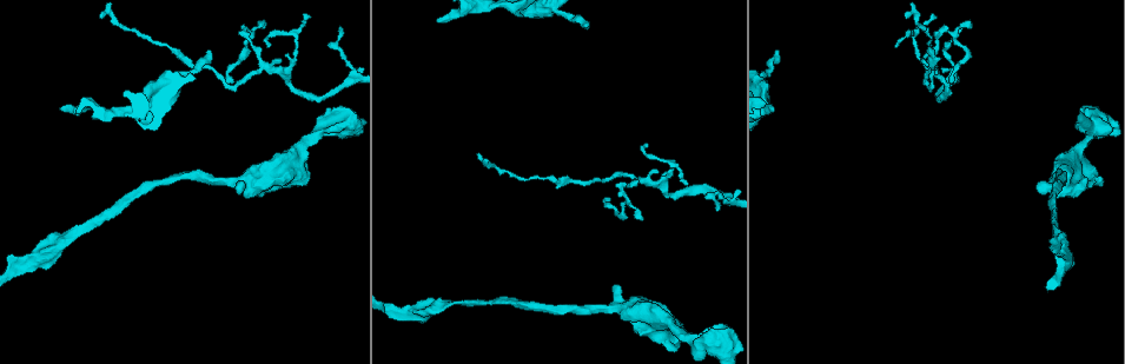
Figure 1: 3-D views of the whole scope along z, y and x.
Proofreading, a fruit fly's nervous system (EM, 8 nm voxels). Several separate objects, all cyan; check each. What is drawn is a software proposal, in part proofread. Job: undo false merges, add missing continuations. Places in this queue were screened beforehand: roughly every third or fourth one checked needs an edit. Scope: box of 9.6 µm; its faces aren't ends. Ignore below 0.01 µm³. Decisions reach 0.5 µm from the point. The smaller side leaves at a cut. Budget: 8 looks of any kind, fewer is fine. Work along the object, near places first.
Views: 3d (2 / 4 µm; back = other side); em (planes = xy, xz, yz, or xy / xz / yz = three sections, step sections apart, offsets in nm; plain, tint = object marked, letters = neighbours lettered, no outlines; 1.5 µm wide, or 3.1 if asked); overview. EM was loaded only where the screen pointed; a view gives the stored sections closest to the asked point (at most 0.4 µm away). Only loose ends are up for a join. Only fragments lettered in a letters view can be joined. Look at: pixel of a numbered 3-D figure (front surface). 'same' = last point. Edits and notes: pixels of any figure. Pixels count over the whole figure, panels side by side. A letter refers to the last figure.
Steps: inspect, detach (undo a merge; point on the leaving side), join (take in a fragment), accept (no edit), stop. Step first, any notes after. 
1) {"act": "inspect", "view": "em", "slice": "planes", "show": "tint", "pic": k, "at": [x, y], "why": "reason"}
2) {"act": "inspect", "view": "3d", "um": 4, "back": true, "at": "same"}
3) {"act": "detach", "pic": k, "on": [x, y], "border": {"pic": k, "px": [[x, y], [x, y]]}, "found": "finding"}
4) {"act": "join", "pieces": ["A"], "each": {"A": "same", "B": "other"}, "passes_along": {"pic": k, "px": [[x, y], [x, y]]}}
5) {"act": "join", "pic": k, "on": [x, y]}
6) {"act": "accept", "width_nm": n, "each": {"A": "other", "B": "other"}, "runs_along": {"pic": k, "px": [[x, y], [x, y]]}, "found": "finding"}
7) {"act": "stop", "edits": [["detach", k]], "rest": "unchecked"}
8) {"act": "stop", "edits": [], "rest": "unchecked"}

{"act": "inspect", "view": "3d", "um": 2, "back": true, "pic": 1, "at": [208, 51], "why": "tapers out"}

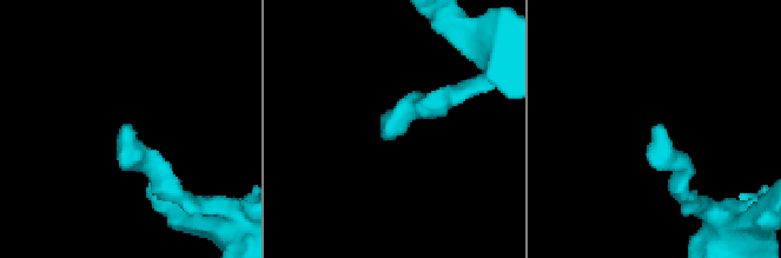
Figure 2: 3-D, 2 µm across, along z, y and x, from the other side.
{"act": "inspect", "view": "em", "slice": "planes", "show": "tint", "pic": 2, "at": [388, 126], "why": "shape alone is not enough"}

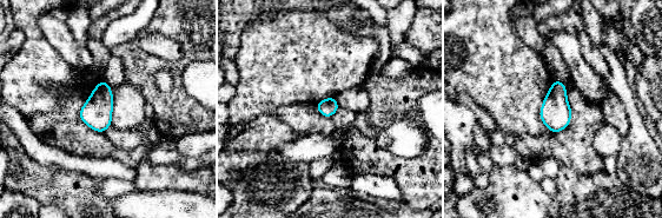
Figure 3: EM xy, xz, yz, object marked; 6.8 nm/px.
{"act": "inspect", "view": "em", "slice": "planes", "show": "letters", "at": "same", "why": "see the neighbours"}

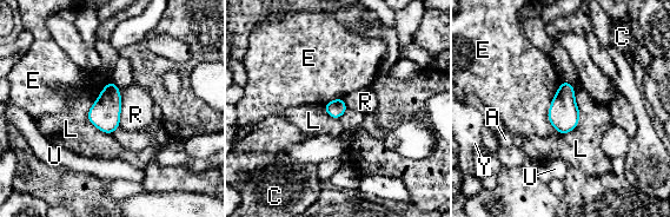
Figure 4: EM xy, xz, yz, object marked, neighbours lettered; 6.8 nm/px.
{"act": "accept", "longest_contact_nm": ["E", 360], "each": {"A": "other", "C": "other", "E": "other", "L": "other", "R": "other", "U": "other", "Y": "other"}, "border": {"pic": 4, "px": [[120, 91], [120, 123], [118, 125]]}, "found": "none of them fits"}

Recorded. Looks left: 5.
{"act": "inspect", "view": "em", "slice": "yz", "step": 8, "show": "tint", "pic": 1, "at": [1096, 130], "why": "sharp bend"}

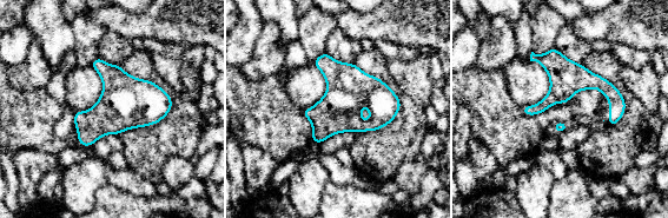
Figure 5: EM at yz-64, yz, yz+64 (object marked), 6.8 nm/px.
{"act": "inspect", "view": "em", "slice": "planes", "show": "letters", "at": "same"}

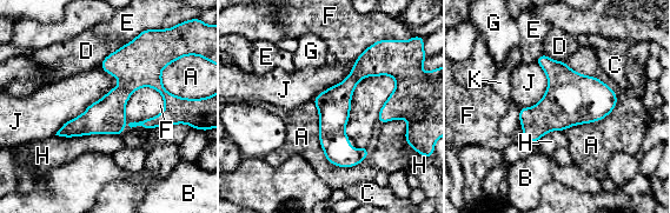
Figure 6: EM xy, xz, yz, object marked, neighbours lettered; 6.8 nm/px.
{"act": "accept", "longest_contact_nm": ["J", 600], "each": {"A": "other", "B": "other", "C": "other", "D": "other", "E": "other", "F": "other", "G": "other", "H": "other", "J": "other", "K": "other"}, "border": {"pic": 6, "px": [[120, 80], [54, 134]]}, "found": "continuous, no second cell"}

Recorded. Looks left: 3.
{"act": "inspect", "view": "em", "slice": "planes", "show": "letters", "pic": 1, "at": [928, 86], "why": "sharp bend"}

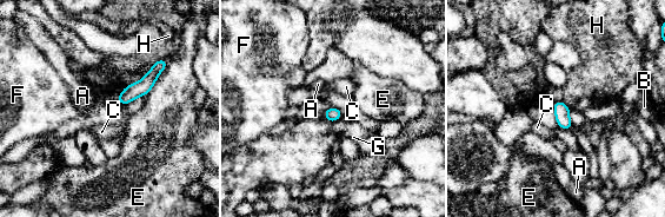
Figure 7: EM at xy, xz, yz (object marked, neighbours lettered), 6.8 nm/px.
{"act": "accept", "width_nm": 70, "each": {"A": "other", "B": "other", "C": "other", "E": "other", "F": "other", "G": "other", "H": "other"}, "border": {"pic": 7, "px": [[563, 100], [570, 109]]}, "found": "one cell here"}

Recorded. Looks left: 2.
{"act": "stop", "edits": [], "rest": "unchecked"}

